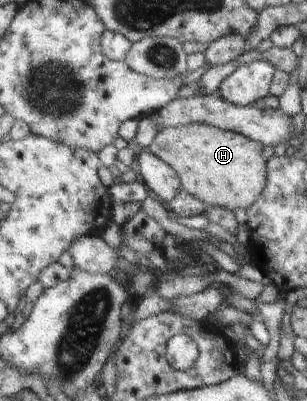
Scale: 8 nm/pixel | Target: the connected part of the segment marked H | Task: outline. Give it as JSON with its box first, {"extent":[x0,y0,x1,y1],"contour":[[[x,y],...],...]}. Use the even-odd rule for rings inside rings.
{"extent":[148,123,267,211],"contour":[[[193,123],[157,133],[148,150],[177,171],[185,192],[203,203],[233,211],[255,205],[267,185],[267,161],[263,145],[240,133]]]}

